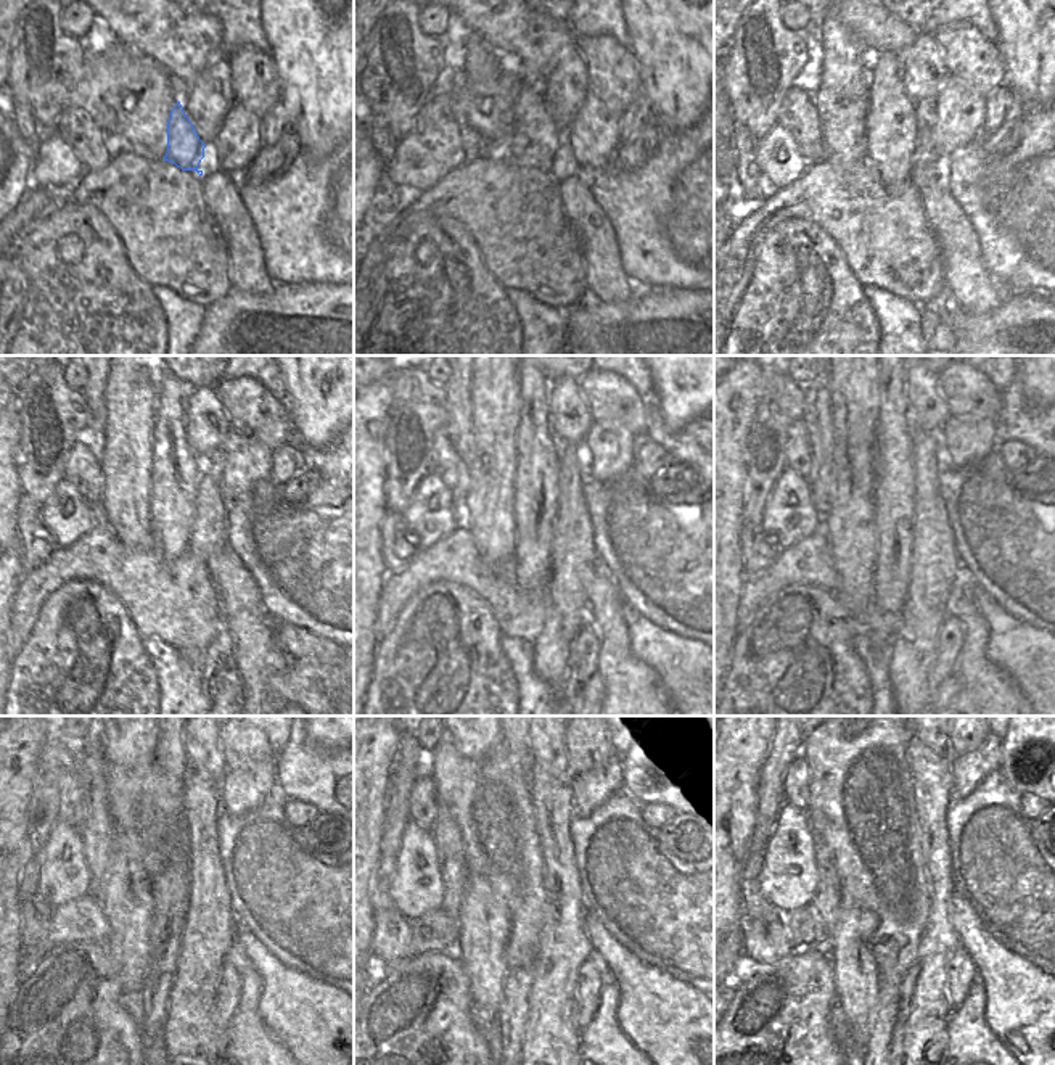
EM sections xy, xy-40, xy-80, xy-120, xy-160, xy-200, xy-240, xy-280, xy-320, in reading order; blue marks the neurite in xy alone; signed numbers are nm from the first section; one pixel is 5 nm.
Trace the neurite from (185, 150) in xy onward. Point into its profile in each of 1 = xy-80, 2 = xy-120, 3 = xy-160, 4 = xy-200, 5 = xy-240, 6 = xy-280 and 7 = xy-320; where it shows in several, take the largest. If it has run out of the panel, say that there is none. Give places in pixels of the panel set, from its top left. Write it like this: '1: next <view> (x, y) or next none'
1: next xy-80 (893, 124)
2: next xy-120 (176, 470)
3: next xy-160 (536, 452)
4: next xy-200 (893, 443)
5: next xy-240 (171, 888)
6: next xy-280 (513, 1015)
7: next xy-320 (883, 1017)

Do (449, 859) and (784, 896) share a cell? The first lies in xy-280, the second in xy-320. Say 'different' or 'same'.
different

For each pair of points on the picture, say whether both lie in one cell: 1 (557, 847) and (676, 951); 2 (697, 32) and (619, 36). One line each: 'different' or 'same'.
1: different
2: different

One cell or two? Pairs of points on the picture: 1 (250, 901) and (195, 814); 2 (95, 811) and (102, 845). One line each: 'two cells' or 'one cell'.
1: two cells
2: one cell

